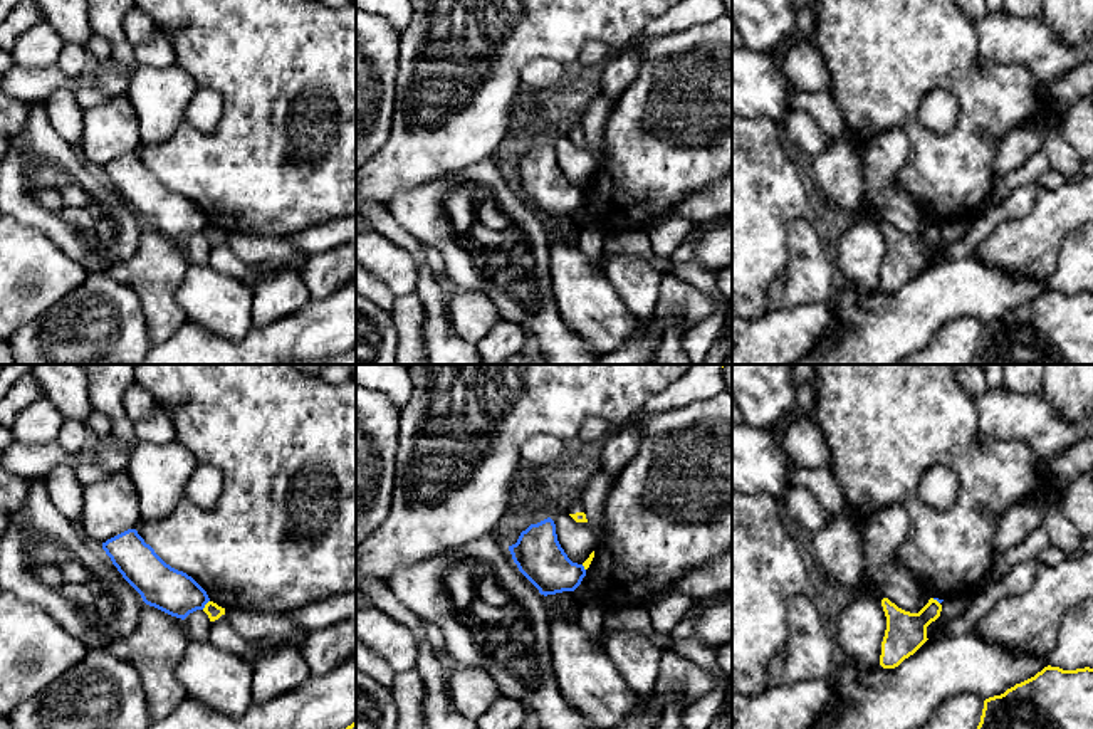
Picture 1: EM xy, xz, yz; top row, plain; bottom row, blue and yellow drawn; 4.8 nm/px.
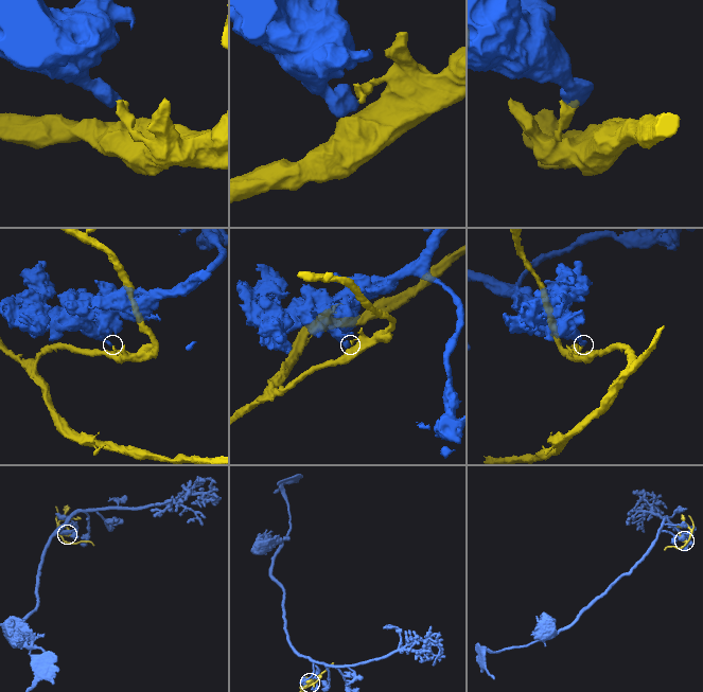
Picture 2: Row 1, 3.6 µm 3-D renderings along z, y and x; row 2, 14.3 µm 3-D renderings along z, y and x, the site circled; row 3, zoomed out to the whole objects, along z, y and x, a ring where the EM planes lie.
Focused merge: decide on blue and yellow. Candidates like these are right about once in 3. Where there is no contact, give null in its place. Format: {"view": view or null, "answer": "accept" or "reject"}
{"view": "xy", "answer": "reject"}

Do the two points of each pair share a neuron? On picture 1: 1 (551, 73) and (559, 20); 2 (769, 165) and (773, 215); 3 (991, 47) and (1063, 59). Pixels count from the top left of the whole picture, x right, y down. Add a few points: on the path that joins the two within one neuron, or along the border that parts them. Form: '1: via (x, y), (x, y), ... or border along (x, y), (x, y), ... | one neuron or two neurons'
1: border along (563, 64), (533, 57), (522, 69), (521, 84) | two neurons
2: via (769, 177), (769, 204) | one neuron
3: via (1009, 47), (1038, 47), (1045, 54) | one neuron

